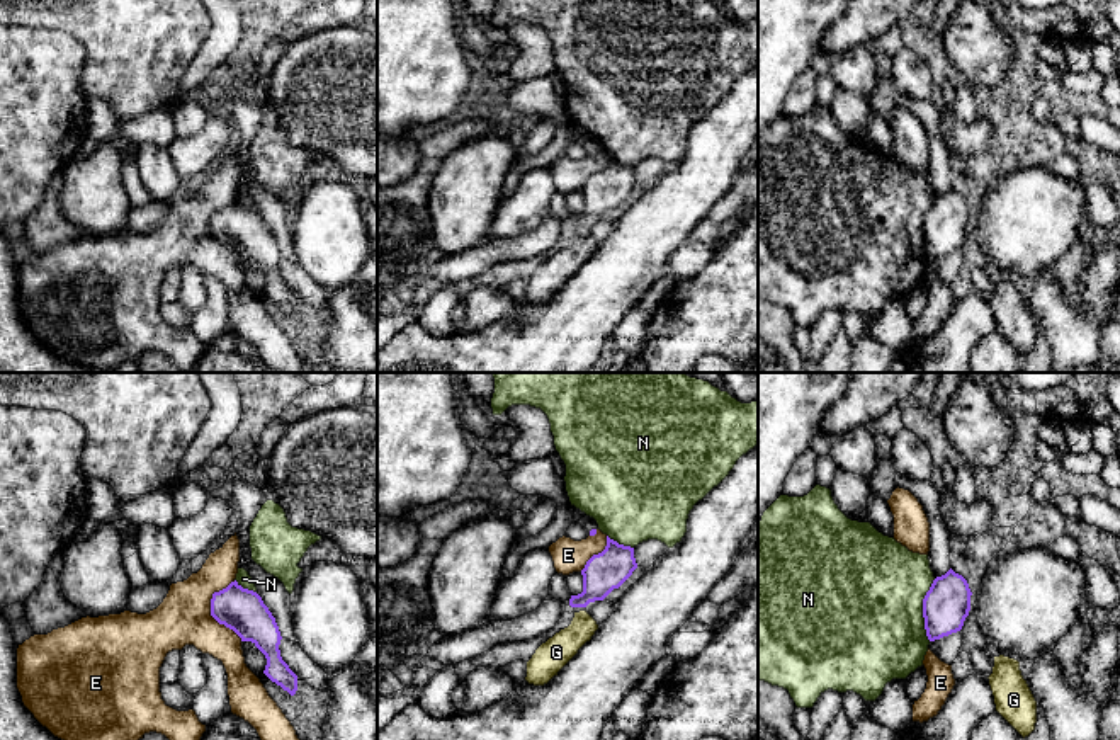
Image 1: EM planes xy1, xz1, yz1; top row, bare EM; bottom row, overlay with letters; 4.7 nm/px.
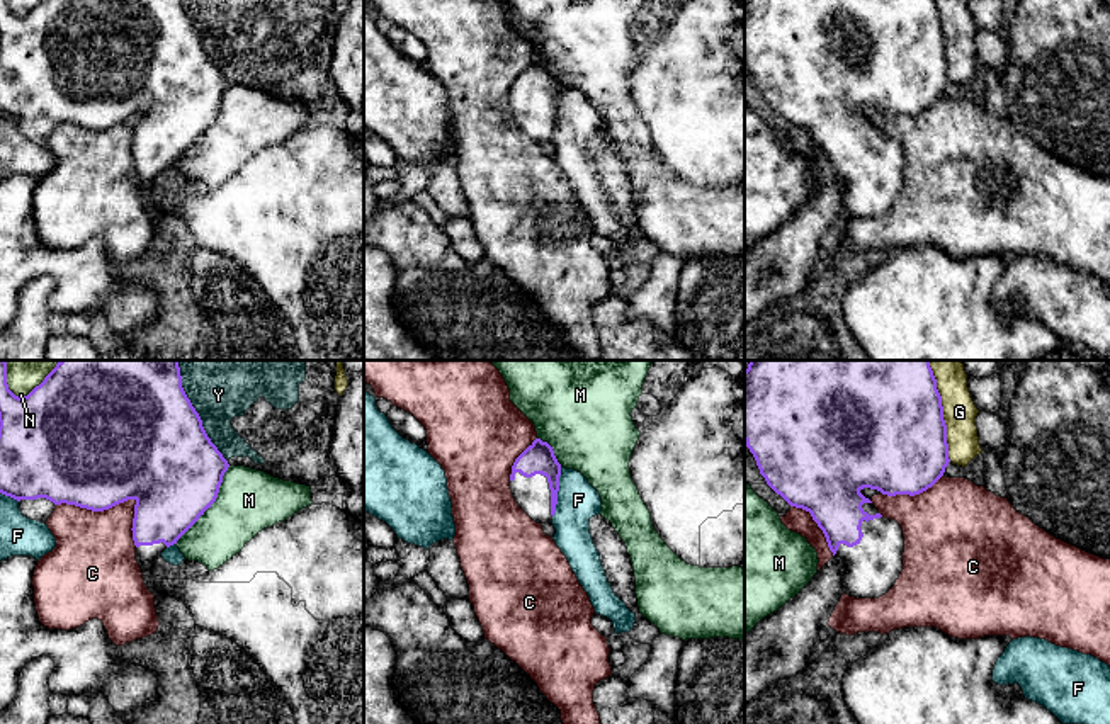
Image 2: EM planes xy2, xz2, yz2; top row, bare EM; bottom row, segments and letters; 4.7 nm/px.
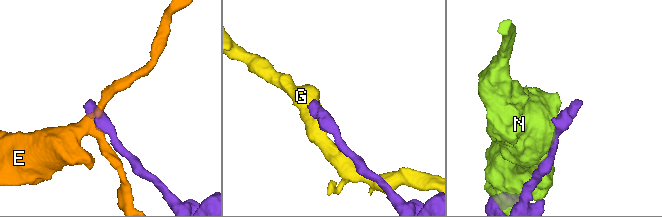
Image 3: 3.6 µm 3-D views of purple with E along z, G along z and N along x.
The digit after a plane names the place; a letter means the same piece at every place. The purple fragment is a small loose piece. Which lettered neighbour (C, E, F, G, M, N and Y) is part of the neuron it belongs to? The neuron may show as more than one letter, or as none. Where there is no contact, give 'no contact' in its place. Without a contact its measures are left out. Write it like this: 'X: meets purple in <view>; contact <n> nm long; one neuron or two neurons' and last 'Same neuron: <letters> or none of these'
C: meets purple in xy2; contact 440 nm long; two neurons
E: meets purple in xy1; contact 300 nm long; two neurons
F: meets purple in xz2; contact 260 nm long; two neurons
G: meets purple in yz2; contact 500 nm long; two neurons
M: meets purple in xy2; contact 440 nm long; two neurons
N: meets purple in yz1; contact 300 nm long; two neurons
Y: meets purple in xy2; contact 550 nm long; two neurons
Same neuron: none of these

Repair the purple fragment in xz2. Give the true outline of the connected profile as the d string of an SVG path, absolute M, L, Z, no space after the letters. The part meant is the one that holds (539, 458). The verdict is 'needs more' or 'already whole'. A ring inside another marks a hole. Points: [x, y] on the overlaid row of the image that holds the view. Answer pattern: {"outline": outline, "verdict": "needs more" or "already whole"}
{"outline": "M535 438L513 462L510 489L518 506L537 523L556 513L561 464L552 447Z", "verdict": "needs more"}

